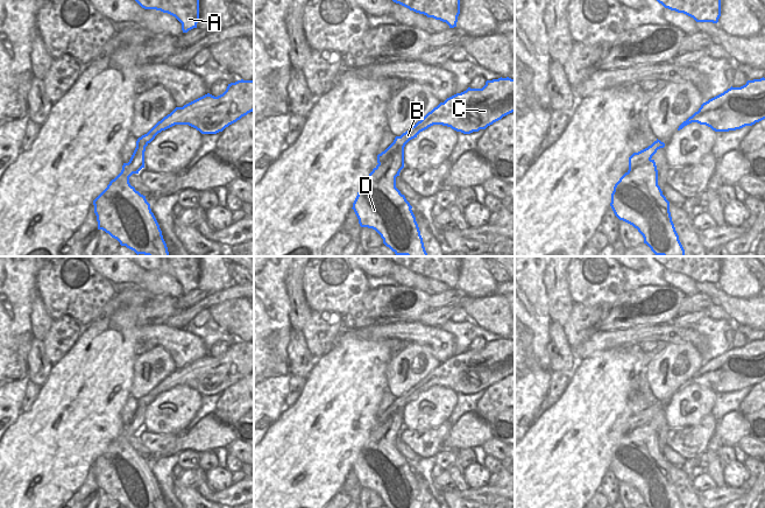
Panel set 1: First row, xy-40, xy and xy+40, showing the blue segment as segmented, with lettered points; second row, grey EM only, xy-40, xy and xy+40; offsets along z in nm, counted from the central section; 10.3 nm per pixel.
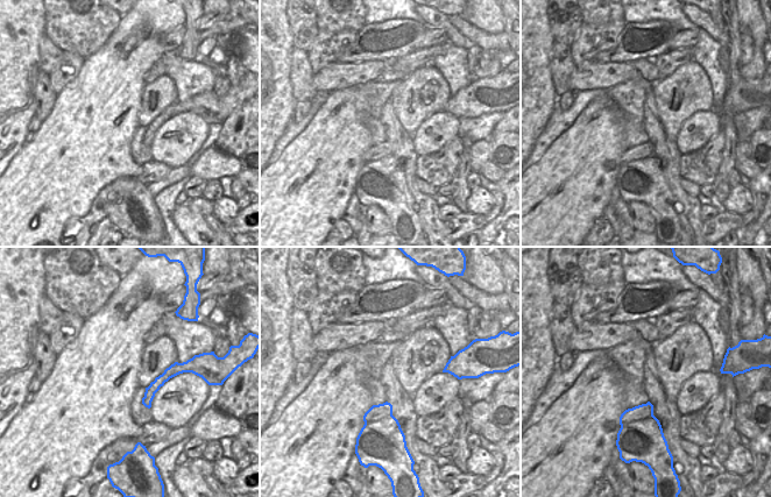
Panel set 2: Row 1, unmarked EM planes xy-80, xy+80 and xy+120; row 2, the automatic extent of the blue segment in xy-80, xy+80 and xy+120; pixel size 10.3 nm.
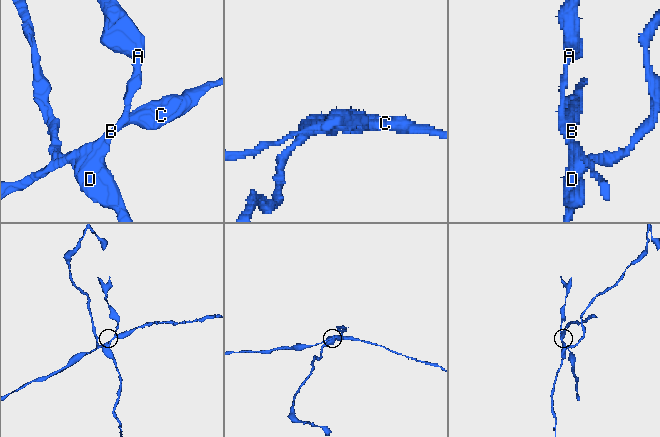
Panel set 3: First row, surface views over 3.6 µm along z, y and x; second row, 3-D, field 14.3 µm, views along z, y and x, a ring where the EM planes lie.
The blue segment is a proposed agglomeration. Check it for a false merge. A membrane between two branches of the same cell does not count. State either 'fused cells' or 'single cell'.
fused cells

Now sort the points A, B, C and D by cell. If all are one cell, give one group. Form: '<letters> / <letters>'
A D / B C

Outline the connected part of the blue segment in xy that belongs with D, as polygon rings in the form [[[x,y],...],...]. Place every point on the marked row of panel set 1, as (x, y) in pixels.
[[[402,143],[385,162],[378,163],[373,169],[363,186],[359,190],[352,209],[359,219],[360,226],[375,230],[383,239],[383,244],[396,255],[428,256],[416,217],[411,210],[412,206],[396,188],[396,177],[404,168],[405,144]]]

